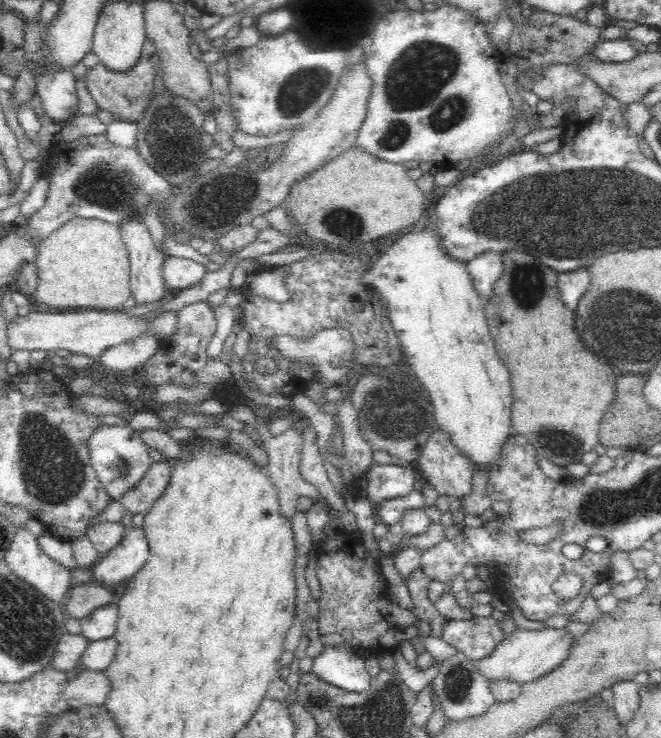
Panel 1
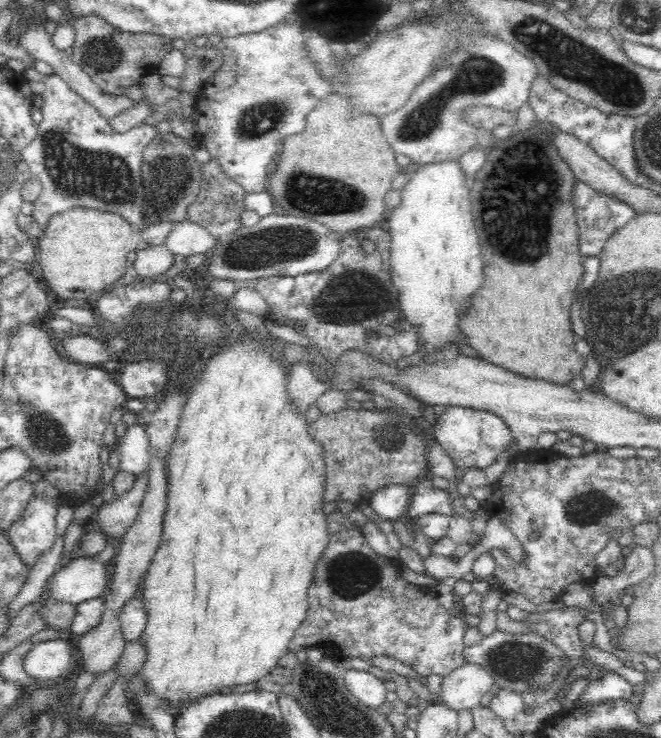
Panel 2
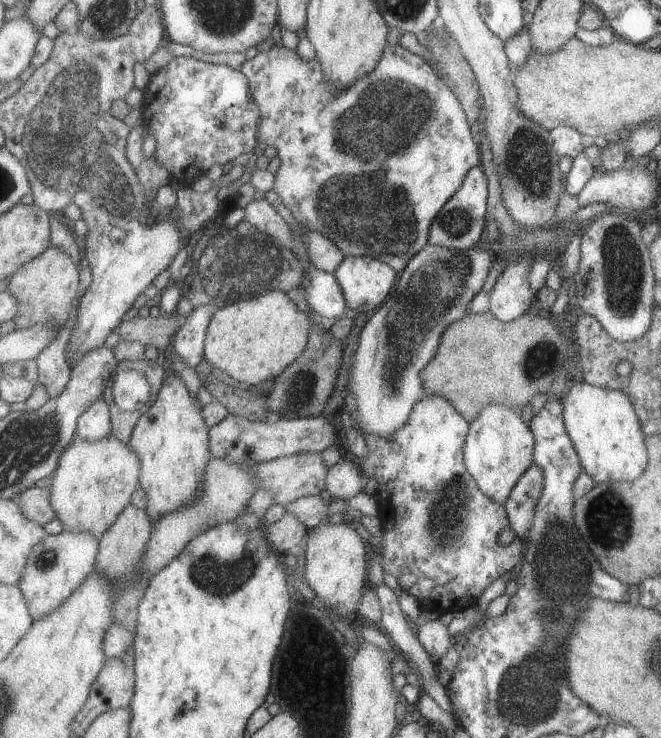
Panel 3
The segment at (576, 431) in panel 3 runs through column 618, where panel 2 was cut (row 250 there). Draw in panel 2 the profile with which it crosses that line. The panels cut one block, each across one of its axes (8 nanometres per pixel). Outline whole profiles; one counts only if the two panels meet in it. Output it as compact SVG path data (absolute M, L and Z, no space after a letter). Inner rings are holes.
M459 160L421 165L412 172L408 183L400 191L400 204L388 218L390 225L390 277L398 291L398 307L406 322L418 331L418 352L396 363L398 369L414 366L426 355L436 353L446 344L458 344L459 318L472 306L469 298L483 285L484 264L480 256L480 244L474 230L469 189Z

